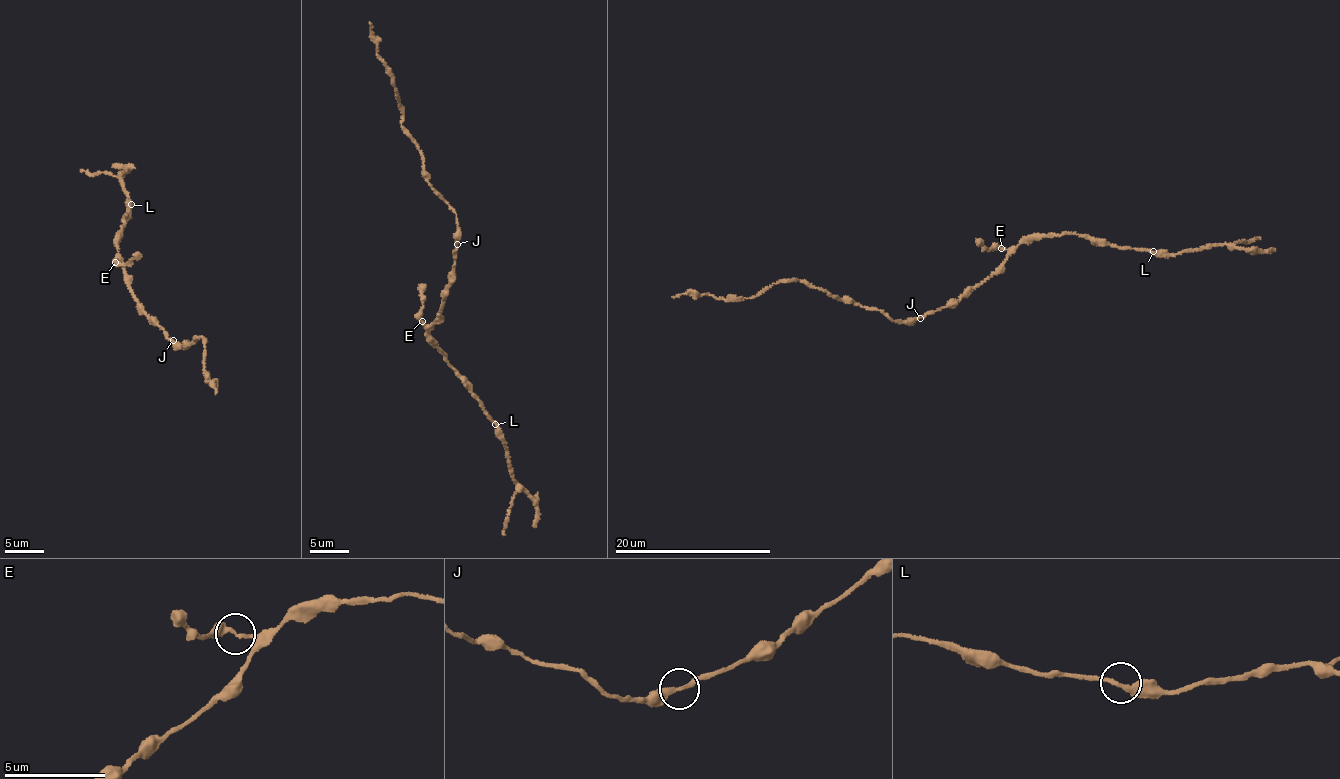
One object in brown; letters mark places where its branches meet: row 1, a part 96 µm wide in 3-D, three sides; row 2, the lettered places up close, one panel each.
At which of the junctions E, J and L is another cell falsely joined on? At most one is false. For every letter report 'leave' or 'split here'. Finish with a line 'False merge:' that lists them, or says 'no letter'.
E: leave
J: leave
L: leave
False merge: no letter

